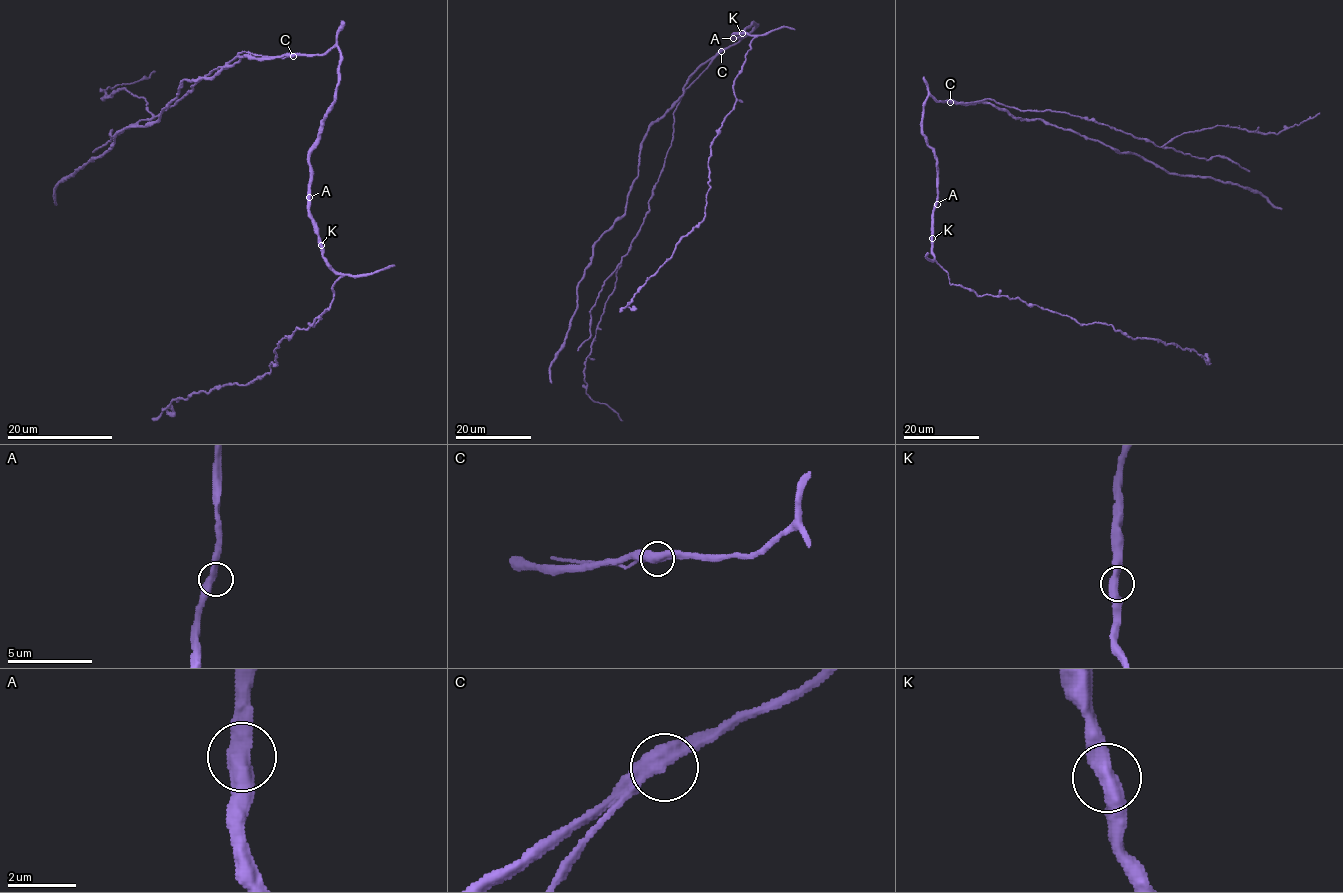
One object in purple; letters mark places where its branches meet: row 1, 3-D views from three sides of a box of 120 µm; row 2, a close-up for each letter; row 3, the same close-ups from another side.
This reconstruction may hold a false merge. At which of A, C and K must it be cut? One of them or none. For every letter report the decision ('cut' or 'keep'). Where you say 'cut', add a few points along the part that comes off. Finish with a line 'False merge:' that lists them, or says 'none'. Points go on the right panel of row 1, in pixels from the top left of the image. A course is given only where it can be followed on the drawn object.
A: keep
C: keep
K: keep
False merge: none

